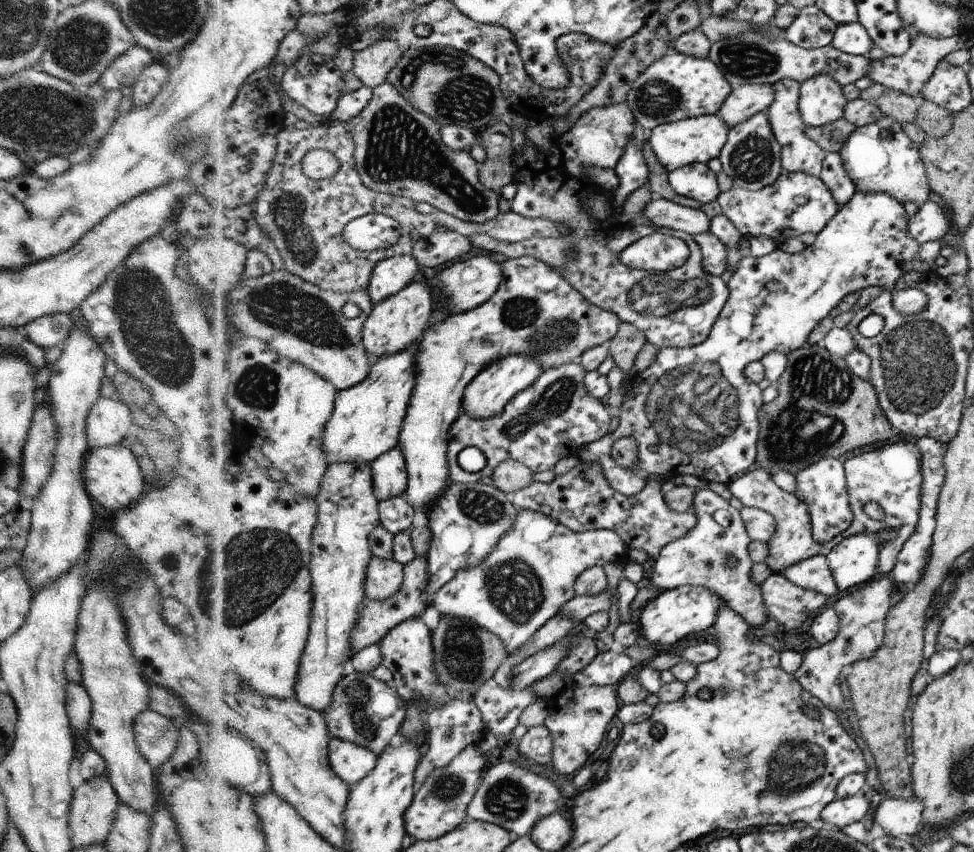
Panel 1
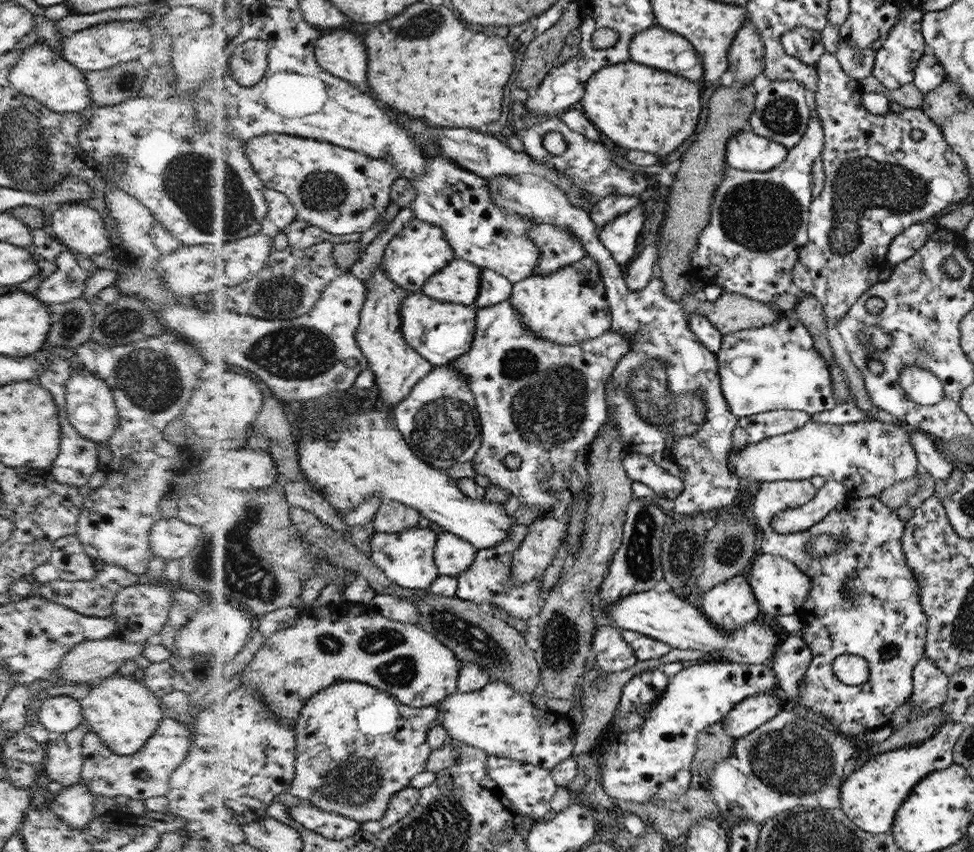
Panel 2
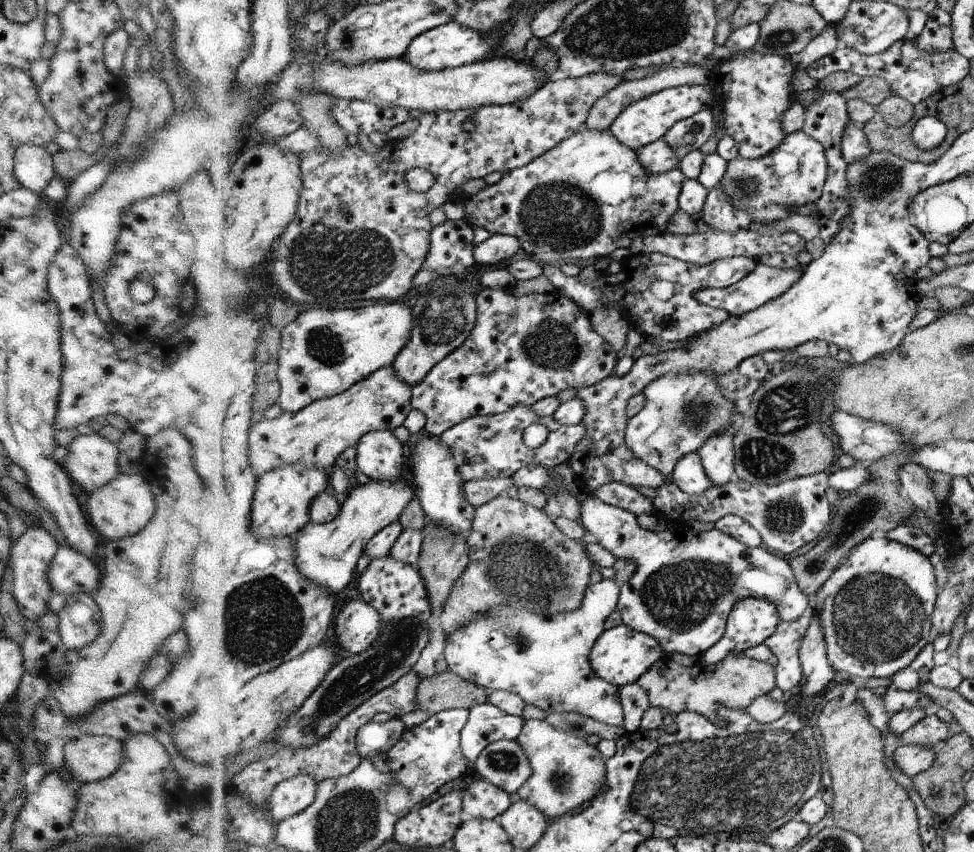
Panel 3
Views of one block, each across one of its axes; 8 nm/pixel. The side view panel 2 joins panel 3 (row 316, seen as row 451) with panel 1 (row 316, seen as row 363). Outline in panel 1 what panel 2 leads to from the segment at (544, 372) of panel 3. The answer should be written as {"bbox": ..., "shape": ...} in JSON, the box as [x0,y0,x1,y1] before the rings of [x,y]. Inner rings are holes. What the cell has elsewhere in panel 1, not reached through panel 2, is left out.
{"bbox":[400,255,622,517],"shape":[[[523,255],[522,257],[517,257],[514,259],[508,259],[506,262],[501,264],[503,266],[503,282],[499,287],[497,293],[490,298],[490,301],[484,302],[477,309],[462,312],[461,314],[454,315],[446,323],[441,323],[437,326],[430,326],[425,332],[425,336],[420,342],[419,354],[417,355],[417,364],[419,367],[419,384],[417,385],[417,390],[413,397],[413,402],[409,409],[409,417],[405,423],[405,430],[403,431],[400,447],[402,451],[405,452],[407,459],[407,466],[409,467],[409,490],[407,491],[408,500],[413,504],[413,508],[417,514],[424,514],[426,517],[430,517],[438,505],[438,502],[447,494],[447,491],[451,488],[453,484],[453,479],[451,478],[452,468],[450,461],[449,449],[451,446],[451,432],[453,427],[457,424],[457,421],[462,417],[463,412],[463,402],[465,399],[466,390],[474,380],[487,365],[492,362],[498,361],[503,357],[509,356],[510,354],[524,354],[532,355],[538,363],[543,366],[543,370],[550,367],[558,367],[567,363],[577,362],[578,358],[581,357],[583,353],[589,349],[593,349],[596,346],[602,345],[607,341],[612,341],[618,334],[621,326],[622,320],[618,314],[614,311],[606,311],[601,307],[596,307],[592,303],[580,294],[580,292],[574,290],[572,286],[564,279],[561,275],[557,274],[553,268],[548,267],[544,262],[539,262],[536,258],[532,256]]]}

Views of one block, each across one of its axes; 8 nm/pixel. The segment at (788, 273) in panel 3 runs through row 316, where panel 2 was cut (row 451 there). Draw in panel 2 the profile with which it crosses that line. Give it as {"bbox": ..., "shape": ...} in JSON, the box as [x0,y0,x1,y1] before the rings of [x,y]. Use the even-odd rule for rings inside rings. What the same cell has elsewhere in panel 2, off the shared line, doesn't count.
{"bbox":[730,410,811,452],"shape":[[[773,410],[738,419],[733,430],[733,444],[730,451],[740,452],[748,444],[760,444],[766,438],[790,433],[802,428],[811,415],[801,410]]]}

